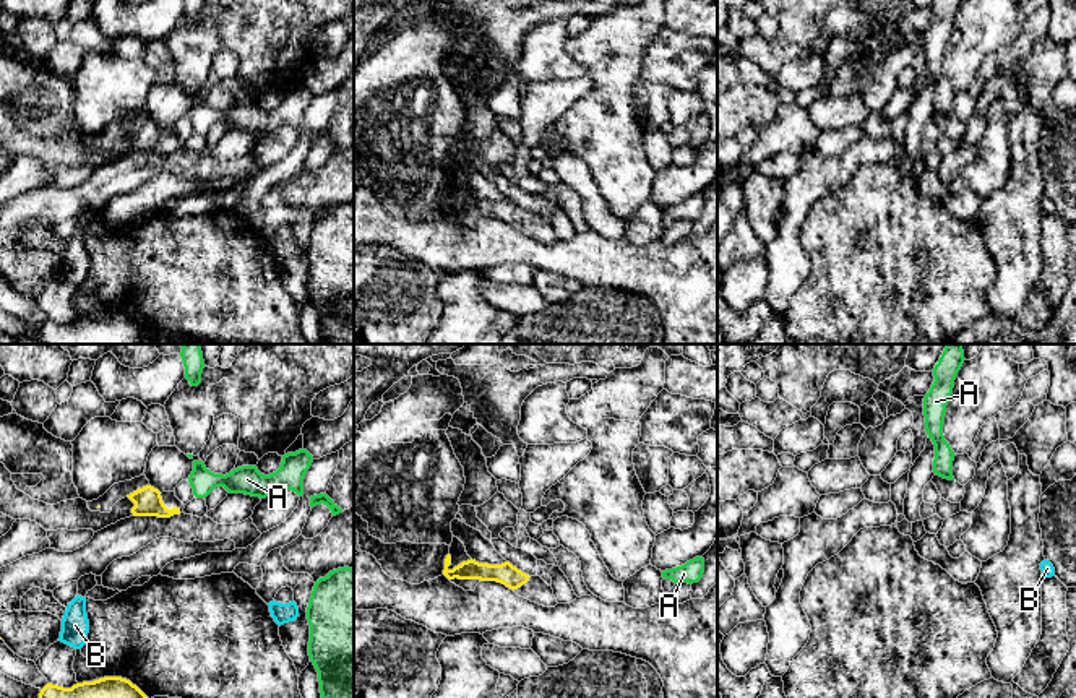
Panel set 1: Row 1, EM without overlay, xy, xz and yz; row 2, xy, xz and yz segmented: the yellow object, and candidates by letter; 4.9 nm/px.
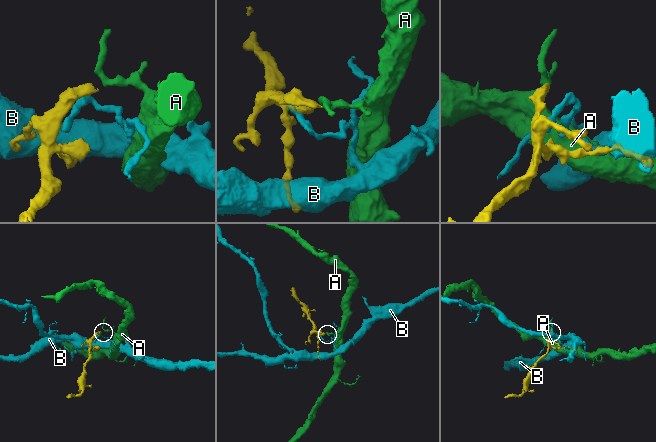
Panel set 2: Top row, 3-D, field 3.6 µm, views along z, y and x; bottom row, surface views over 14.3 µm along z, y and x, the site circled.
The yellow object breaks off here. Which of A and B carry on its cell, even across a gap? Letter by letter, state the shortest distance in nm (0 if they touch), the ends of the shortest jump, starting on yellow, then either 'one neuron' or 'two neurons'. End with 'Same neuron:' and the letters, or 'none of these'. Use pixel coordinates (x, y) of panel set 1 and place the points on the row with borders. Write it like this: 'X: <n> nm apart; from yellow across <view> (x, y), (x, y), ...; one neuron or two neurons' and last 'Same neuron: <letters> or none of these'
A: 100 nm apart; from yellow across xy (179, 508), (193, 494); two neurons
B: 170 nm apart; from yellow across xy (83, 682), (80, 648); two neurons
Same neuron: none of these

